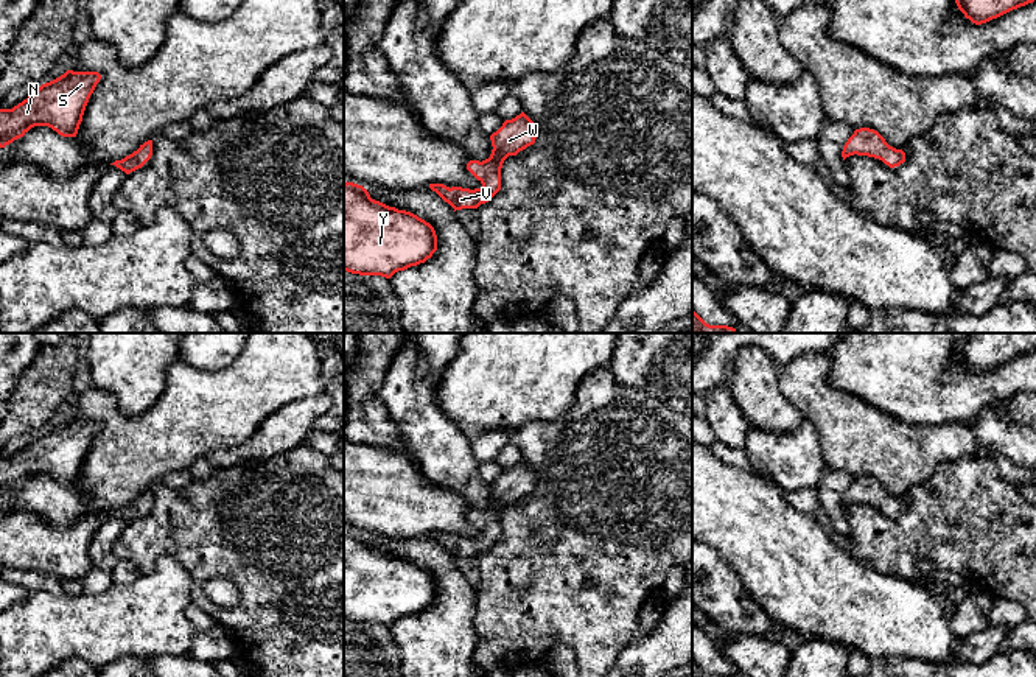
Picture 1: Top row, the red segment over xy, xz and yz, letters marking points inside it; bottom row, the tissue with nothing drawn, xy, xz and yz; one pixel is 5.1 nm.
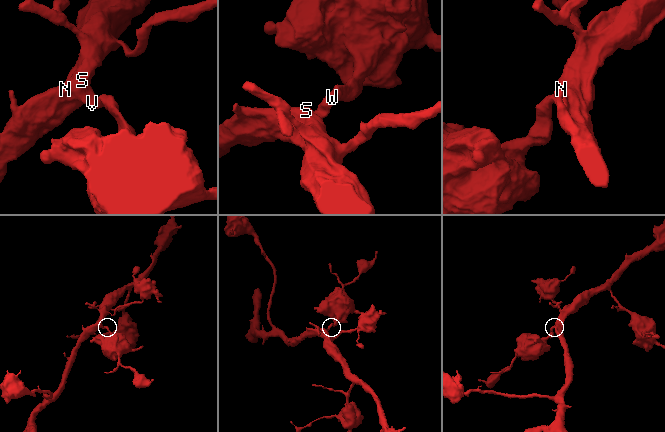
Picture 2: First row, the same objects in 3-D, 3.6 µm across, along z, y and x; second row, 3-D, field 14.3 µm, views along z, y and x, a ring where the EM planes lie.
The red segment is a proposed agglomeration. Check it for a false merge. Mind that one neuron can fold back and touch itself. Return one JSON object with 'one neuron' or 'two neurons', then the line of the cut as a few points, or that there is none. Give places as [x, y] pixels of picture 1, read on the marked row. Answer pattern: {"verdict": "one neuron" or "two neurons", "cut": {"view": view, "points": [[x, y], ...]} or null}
{"verdict": "one neuron", "cut": null}

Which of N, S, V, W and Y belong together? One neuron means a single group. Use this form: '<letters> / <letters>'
N S V W Y

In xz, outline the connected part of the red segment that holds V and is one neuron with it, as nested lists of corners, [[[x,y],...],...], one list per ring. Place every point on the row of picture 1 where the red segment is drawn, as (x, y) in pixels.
[[[521,112],[515,118],[506,120],[502,126],[490,135],[493,149],[488,159],[482,162],[470,160],[467,163],[467,170],[482,184],[481,188],[450,188],[443,184],[429,184],[429,188],[448,202],[454,212],[478,209],[501,190],[501,168],[504,160],[534,145],[537,135],[537,123]]]

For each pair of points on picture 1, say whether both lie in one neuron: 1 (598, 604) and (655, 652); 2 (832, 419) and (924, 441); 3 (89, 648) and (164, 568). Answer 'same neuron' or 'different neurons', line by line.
1: different neurons
2: same neuron
3: same neuron

